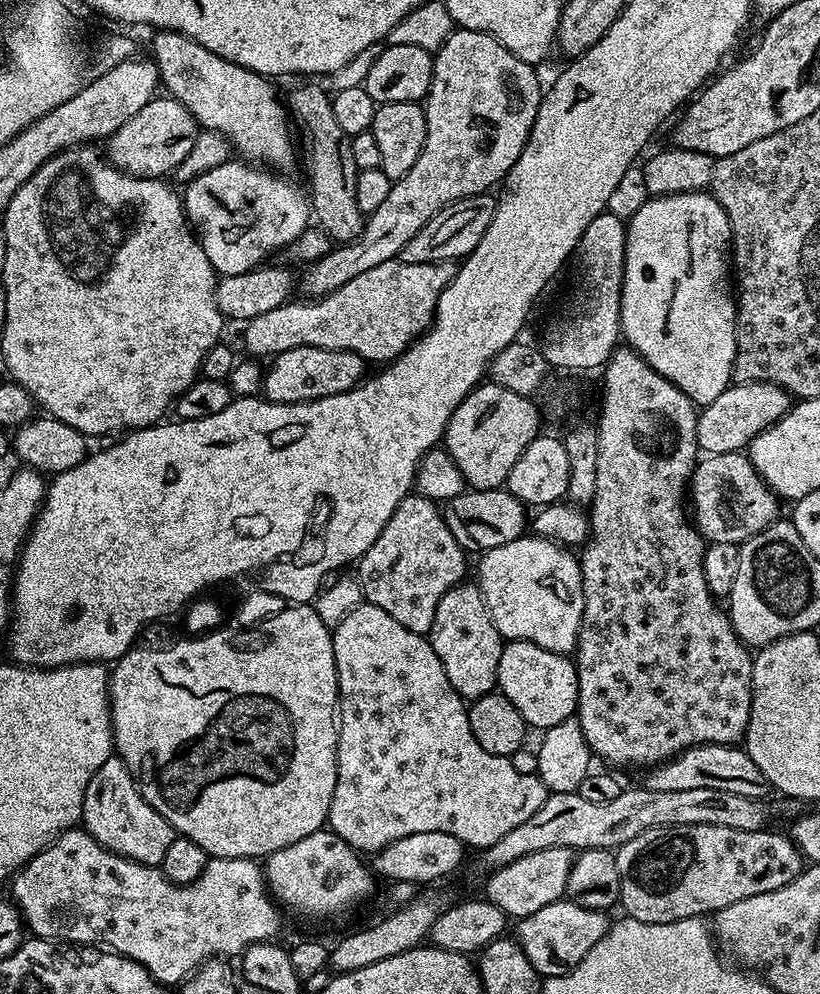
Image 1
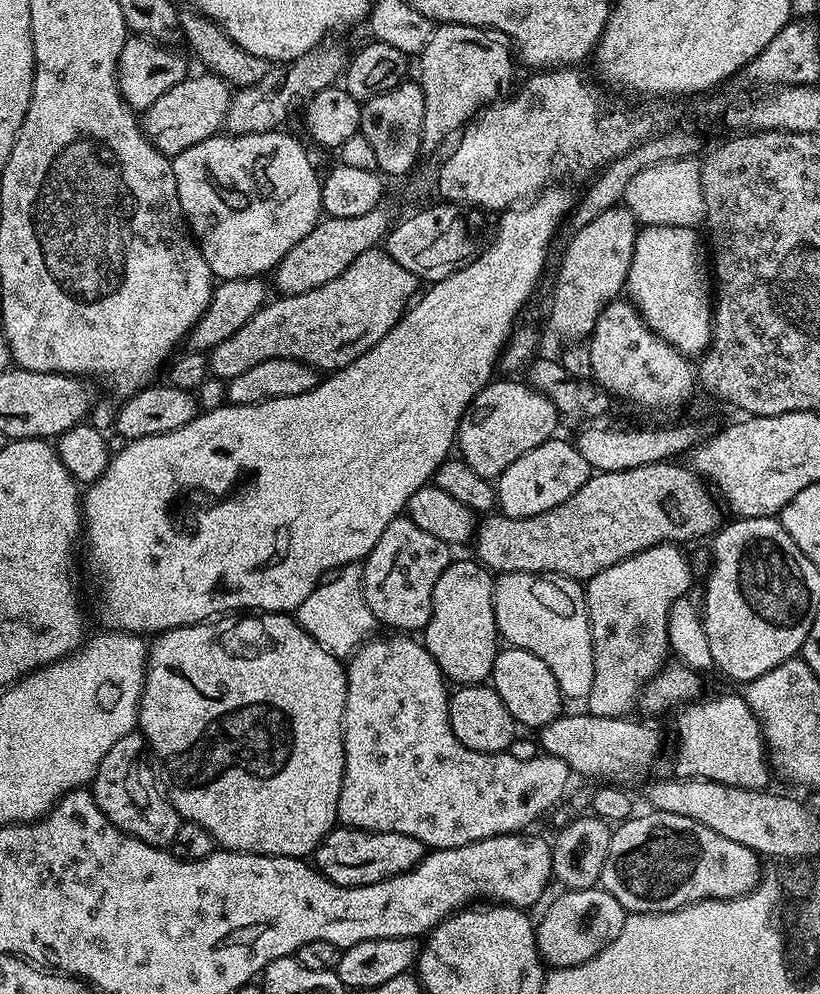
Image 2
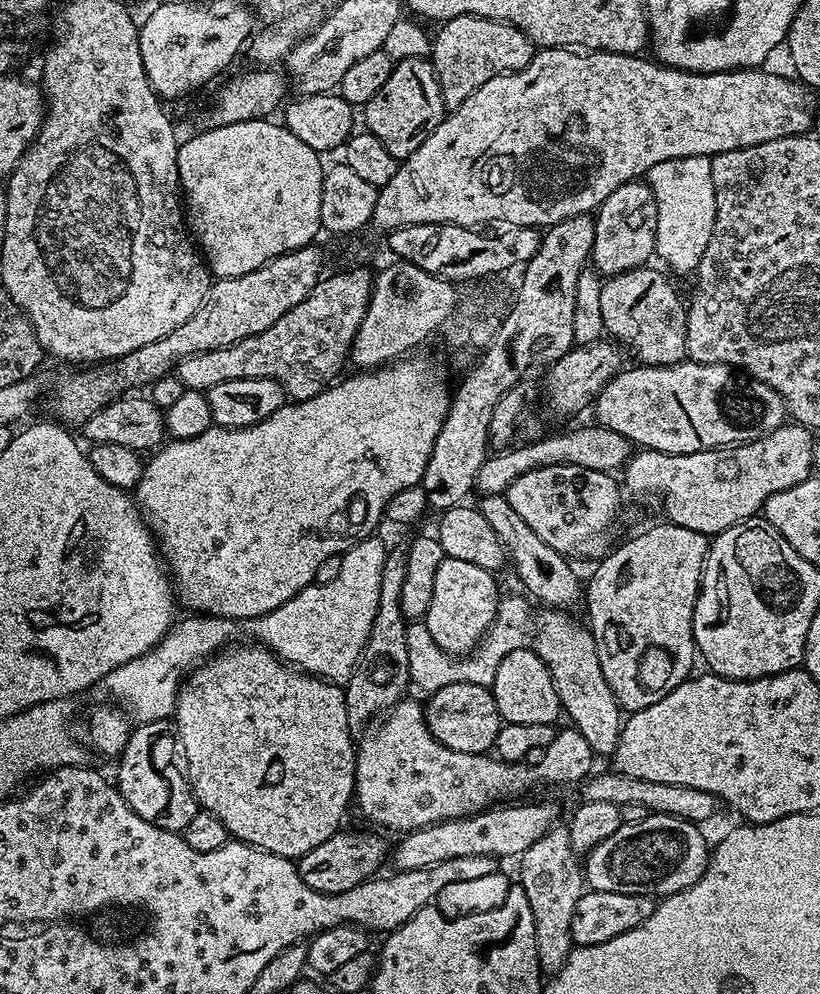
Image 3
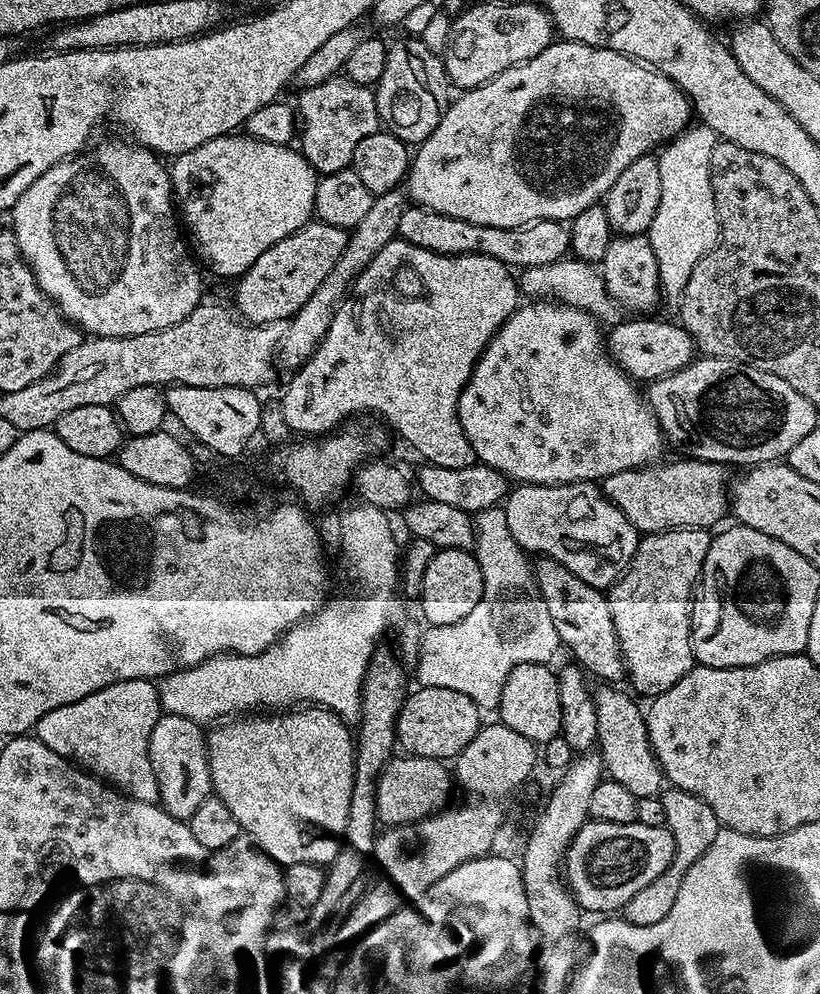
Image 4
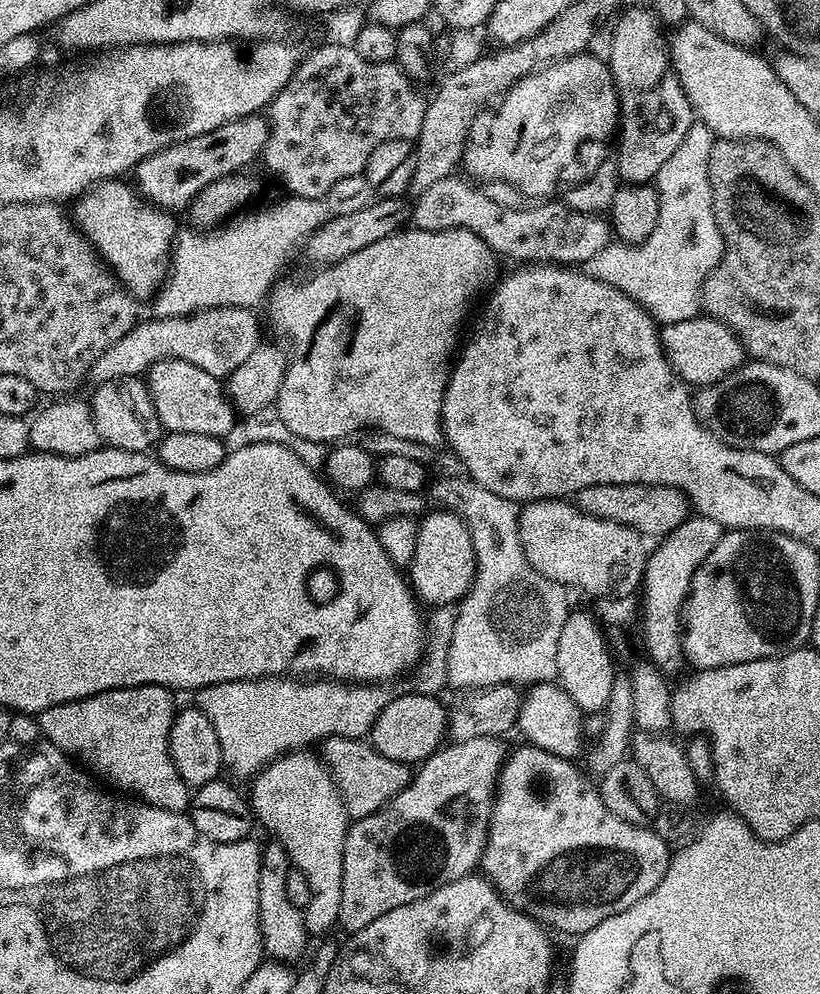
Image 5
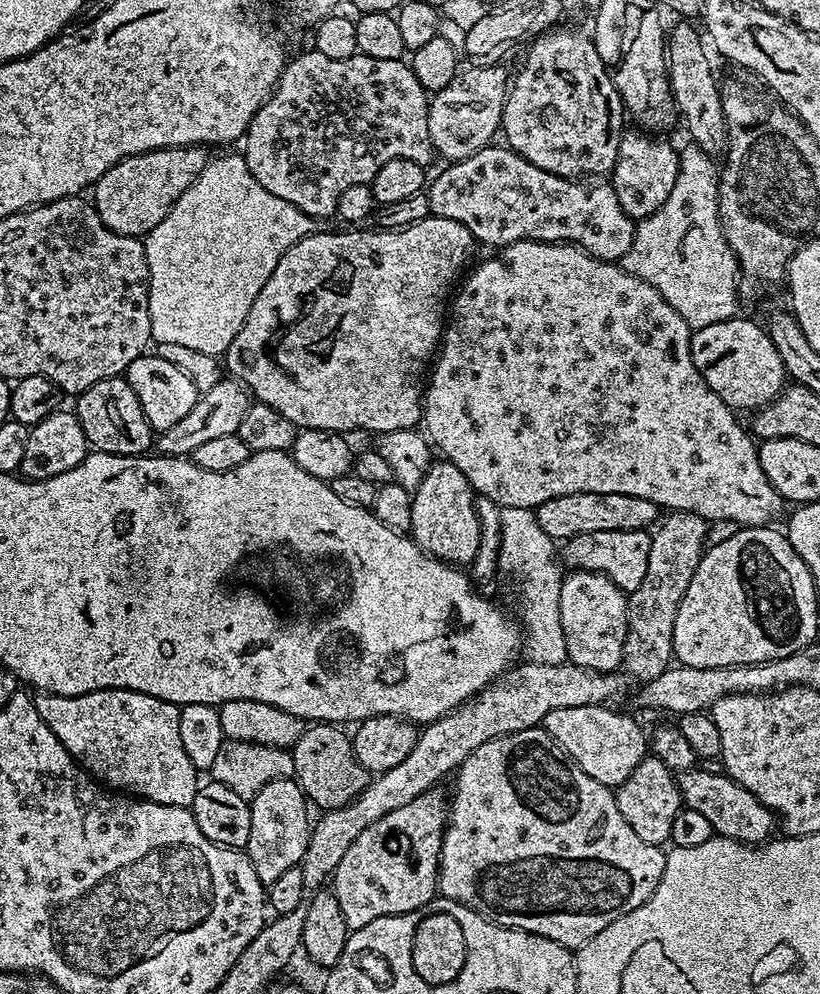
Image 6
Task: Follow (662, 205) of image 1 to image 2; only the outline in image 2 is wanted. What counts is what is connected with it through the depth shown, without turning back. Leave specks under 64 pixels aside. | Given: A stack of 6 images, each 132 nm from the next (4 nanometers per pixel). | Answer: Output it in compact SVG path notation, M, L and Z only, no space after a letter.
M649 224L641 227L636 233L634 258L628 271L627 295L635 304L640 316L670 346L674 346L684 356L699 358L703 356L708 343L712 341L712 313L714 311L714 288L710 283L710 264L706 259L706 248L700 245L696 237L696 228L682 226L654 226Z

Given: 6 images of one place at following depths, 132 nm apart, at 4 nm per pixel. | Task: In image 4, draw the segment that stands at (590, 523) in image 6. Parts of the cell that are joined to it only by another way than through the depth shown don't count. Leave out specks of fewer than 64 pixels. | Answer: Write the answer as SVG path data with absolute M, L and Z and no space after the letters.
M683 459L610 474L602 481L604 496L626 514L640 534L670 531L672 528L711 529L712 524L718 523L724 511L727 513L730 508L725 465L712 464L709 460Z

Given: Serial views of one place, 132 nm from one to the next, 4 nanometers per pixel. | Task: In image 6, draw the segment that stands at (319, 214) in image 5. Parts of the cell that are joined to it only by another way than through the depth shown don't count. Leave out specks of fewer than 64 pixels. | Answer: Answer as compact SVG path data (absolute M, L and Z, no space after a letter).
M243 155L224 156L221 160L213 159L204 167L203 174L176 199L170 214L166 214L166 218L162 218L162 222L158 222L158 226L154 226L154 230L150 230L147 236L143 237L146 262L150 270L148 297L150 298L152 340L160 344L177 344L178 347L185 348L188 352L201 352L204 356L223 357L230 342L242 330L242 326L250 314L250 306L254 306L262 286L266 286L266 282L274 274L274 266L278 266L278 258L282 258L282 254L286 254L286 250L290 250L290 246L294 246L294 242L306 238L312 232L317 231L317 228L317 221L313 217L302 214L302 210L298 210L298 206L290 206L290 202L285 202L283 198L277 198L276 195L270 194L270 190L266 190L266 186L262 186L256 181L254 174L250 174Z

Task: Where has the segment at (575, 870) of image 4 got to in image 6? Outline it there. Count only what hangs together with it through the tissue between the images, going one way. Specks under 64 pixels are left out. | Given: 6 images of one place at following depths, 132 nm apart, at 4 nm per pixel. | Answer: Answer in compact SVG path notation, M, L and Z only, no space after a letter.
M537 726L530 730L518 730L509 736L494 738L490 742L482 742L470 758L466 758L454 773L456 789L450 792L450 817L448 827L444 832L443 850L441 852L440 874L438 877L438 892L445 900L457 900L482 914L488 920L507 928L517 928L523 932L533 932L542 938L550 938L562 946L579 950L594 934L606 930L610 922L622 918L630 910L642 906L654 894L658 882L662 878L662 870L666 870L669 857L659 844L645 842L630 830L626 818L618 810L616 793L611 787L586 774L581 768L569 762L568 756L550 738L543 727Z

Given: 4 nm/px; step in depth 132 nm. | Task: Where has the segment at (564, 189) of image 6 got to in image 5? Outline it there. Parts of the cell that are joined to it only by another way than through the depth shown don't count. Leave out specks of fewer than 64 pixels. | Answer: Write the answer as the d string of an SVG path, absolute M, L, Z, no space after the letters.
M460 174L438 178L438 182L418 193L416 201L411 201L411 223L422 230L470 230L470 234L478 234L497 257L509 256L524 266L582 266L594 258L602 246L613 243L614 233L603 215L587 216L563 202L536 202L531 205L533 208L507 208L491 200L480 188L483 187Z

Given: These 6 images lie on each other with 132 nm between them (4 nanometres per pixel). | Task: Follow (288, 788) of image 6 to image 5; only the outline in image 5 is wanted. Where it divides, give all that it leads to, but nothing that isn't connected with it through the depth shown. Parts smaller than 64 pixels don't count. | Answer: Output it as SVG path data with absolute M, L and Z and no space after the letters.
M275 842L263 845L258 874L258 922L265 953L276 962L293 962L310 948L303 911L294 906L294 902L290 902L290 897L286 895L286 874L289 867L290 861L283 846Z

